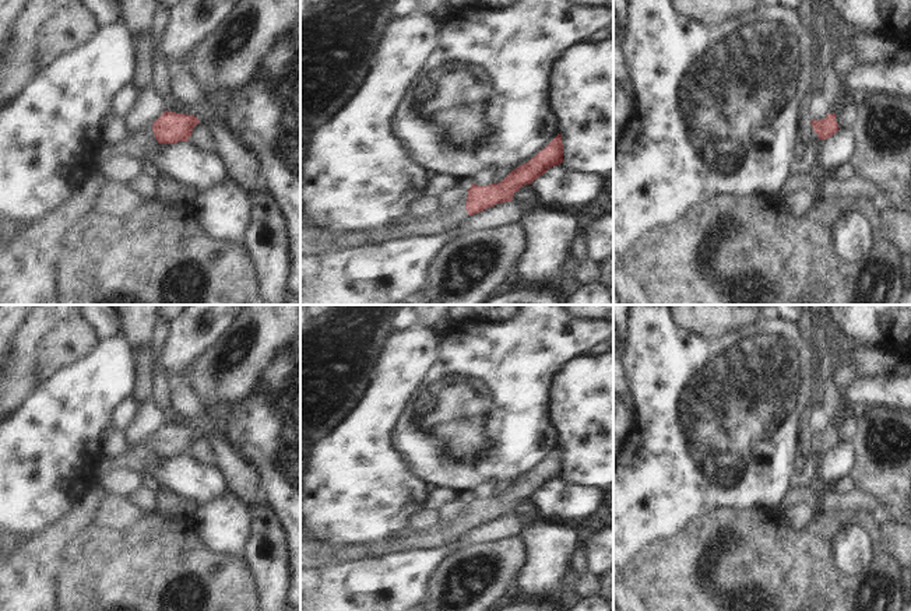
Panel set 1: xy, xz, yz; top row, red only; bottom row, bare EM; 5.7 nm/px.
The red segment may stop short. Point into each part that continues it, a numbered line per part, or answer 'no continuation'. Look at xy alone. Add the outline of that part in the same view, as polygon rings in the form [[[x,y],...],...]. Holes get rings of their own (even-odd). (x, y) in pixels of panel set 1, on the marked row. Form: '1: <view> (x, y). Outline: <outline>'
1: xy (139, 127). Outline: [[[138,94],[133,102],[129,119],[119,119],[116,112],[108,120],[106,147],[115,154],[124,154],[126,145],[133,141],[141,151],[155,140],[152,131],[152,96]]]

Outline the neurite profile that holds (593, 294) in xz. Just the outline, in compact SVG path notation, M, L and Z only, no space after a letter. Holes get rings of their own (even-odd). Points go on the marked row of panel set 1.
M601 281L581 285L563 305L613 305L613 291Z

